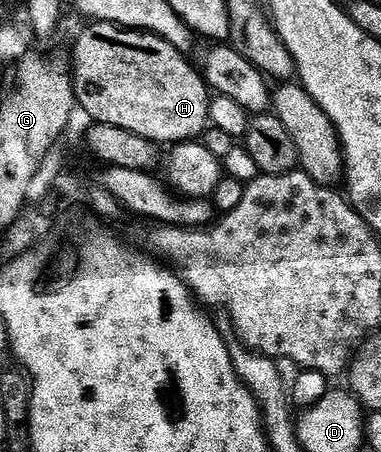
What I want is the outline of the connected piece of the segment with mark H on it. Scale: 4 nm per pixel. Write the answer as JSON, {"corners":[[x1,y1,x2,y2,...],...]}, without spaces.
{"corners":[[94,21,81,34,71,57,73,93,78,107,93,117,94,123,111,124,127,132,135,132,158,144,185,144,197,140,210,125,211,90,204,77,188,62,182,51,167,40,143,30,114,26,111,22]]}

